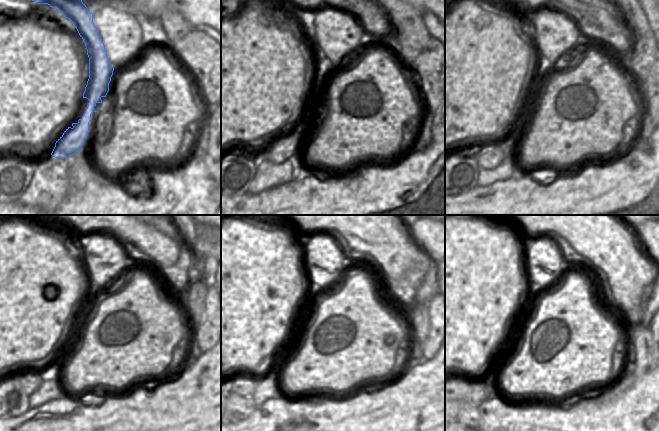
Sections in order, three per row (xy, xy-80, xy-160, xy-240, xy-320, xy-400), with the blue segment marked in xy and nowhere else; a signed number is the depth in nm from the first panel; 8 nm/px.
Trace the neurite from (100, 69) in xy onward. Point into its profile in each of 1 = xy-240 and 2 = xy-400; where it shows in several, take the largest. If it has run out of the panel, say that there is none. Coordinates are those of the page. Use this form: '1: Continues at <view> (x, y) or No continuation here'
1: Continues at xy-240 (30, 382)
2: Continues at xy-400 (465, 384).

